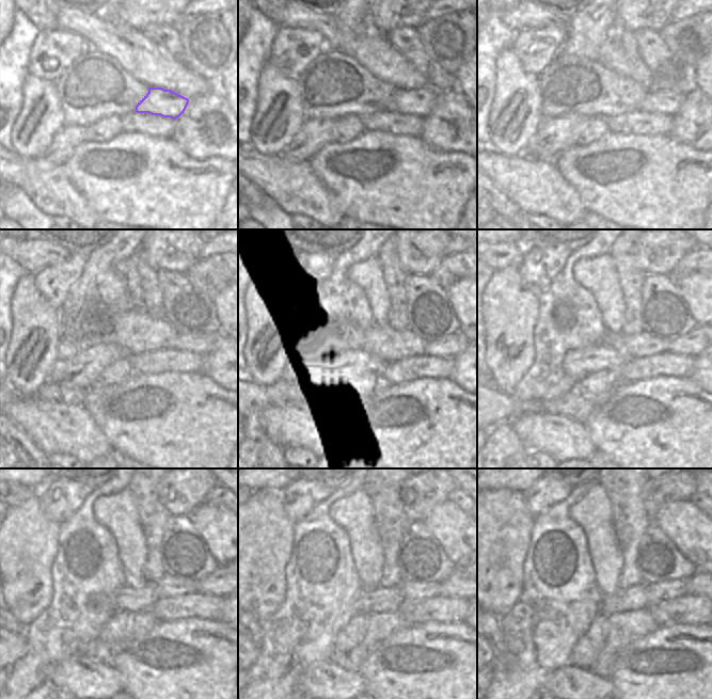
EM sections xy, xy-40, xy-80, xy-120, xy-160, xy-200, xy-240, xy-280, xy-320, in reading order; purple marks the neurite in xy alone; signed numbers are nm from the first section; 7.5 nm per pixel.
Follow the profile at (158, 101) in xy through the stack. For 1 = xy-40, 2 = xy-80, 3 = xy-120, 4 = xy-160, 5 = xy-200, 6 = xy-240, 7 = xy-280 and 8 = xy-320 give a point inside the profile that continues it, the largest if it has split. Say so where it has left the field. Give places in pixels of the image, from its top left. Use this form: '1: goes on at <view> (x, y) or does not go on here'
1: goes on at xy-40 (420, 102)
2: goes on at xy-80 (666, 101)
3: goes on at xy-120 (204, 344)
4: goes on at xy-160 (453, 345)
5: goes on at xy-200 (694, 343)
6: goes on at xy-240 (216, 584)
7: goes on at xy-280 (455, 586)
8: goes on at xy-320 (694, 585)

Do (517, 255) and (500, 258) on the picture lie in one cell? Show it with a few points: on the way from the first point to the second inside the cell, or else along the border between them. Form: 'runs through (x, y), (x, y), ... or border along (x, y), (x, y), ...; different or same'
runs through (512, 255), (504, 257); same

